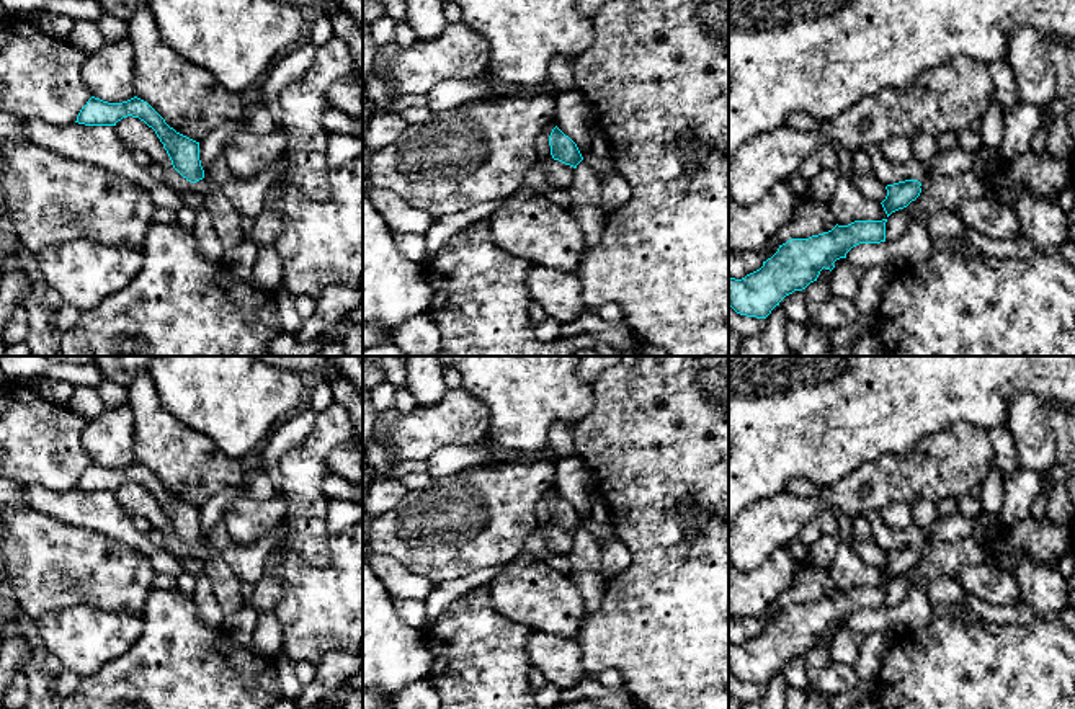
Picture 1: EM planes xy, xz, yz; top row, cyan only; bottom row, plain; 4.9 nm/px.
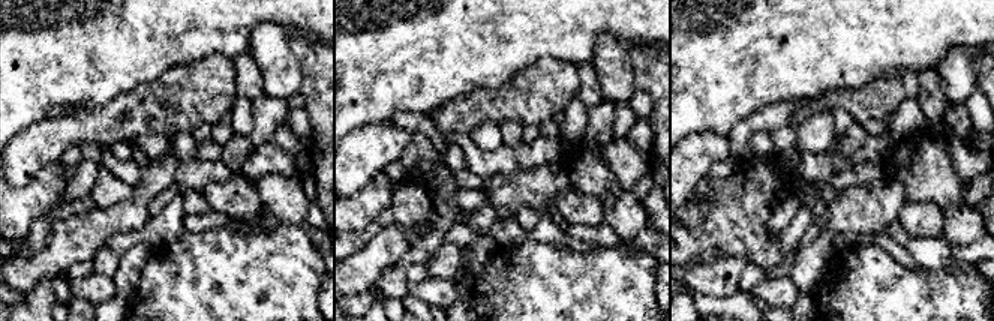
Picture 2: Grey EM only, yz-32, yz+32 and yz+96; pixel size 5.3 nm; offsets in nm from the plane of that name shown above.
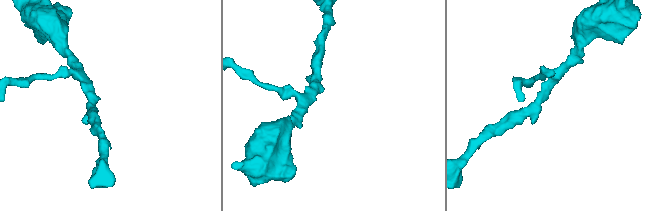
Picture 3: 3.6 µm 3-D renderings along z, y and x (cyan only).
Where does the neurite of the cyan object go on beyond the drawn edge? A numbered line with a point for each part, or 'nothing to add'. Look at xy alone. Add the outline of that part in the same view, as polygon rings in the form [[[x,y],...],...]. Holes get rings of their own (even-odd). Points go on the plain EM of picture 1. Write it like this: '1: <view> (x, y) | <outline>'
nothing to add

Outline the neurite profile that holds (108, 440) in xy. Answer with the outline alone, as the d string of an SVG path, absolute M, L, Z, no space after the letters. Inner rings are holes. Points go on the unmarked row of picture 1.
M129 404L105 408L88 421L82 444L91 461L103 467L123 469L134 464L134 418Z

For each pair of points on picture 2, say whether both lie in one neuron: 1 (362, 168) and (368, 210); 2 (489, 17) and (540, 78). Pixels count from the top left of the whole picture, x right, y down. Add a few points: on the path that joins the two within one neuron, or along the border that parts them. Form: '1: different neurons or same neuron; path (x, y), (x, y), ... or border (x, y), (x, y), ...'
1: different neurons; border (381, 170), (350, 197)
2: different neurons; border (564, 60), (544, 57), (526, 66), (501, 86)

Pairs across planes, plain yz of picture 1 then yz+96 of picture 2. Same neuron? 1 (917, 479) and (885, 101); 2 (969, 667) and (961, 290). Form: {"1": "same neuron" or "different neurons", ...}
{"1": "same neuron", "2": "same neuron"}

